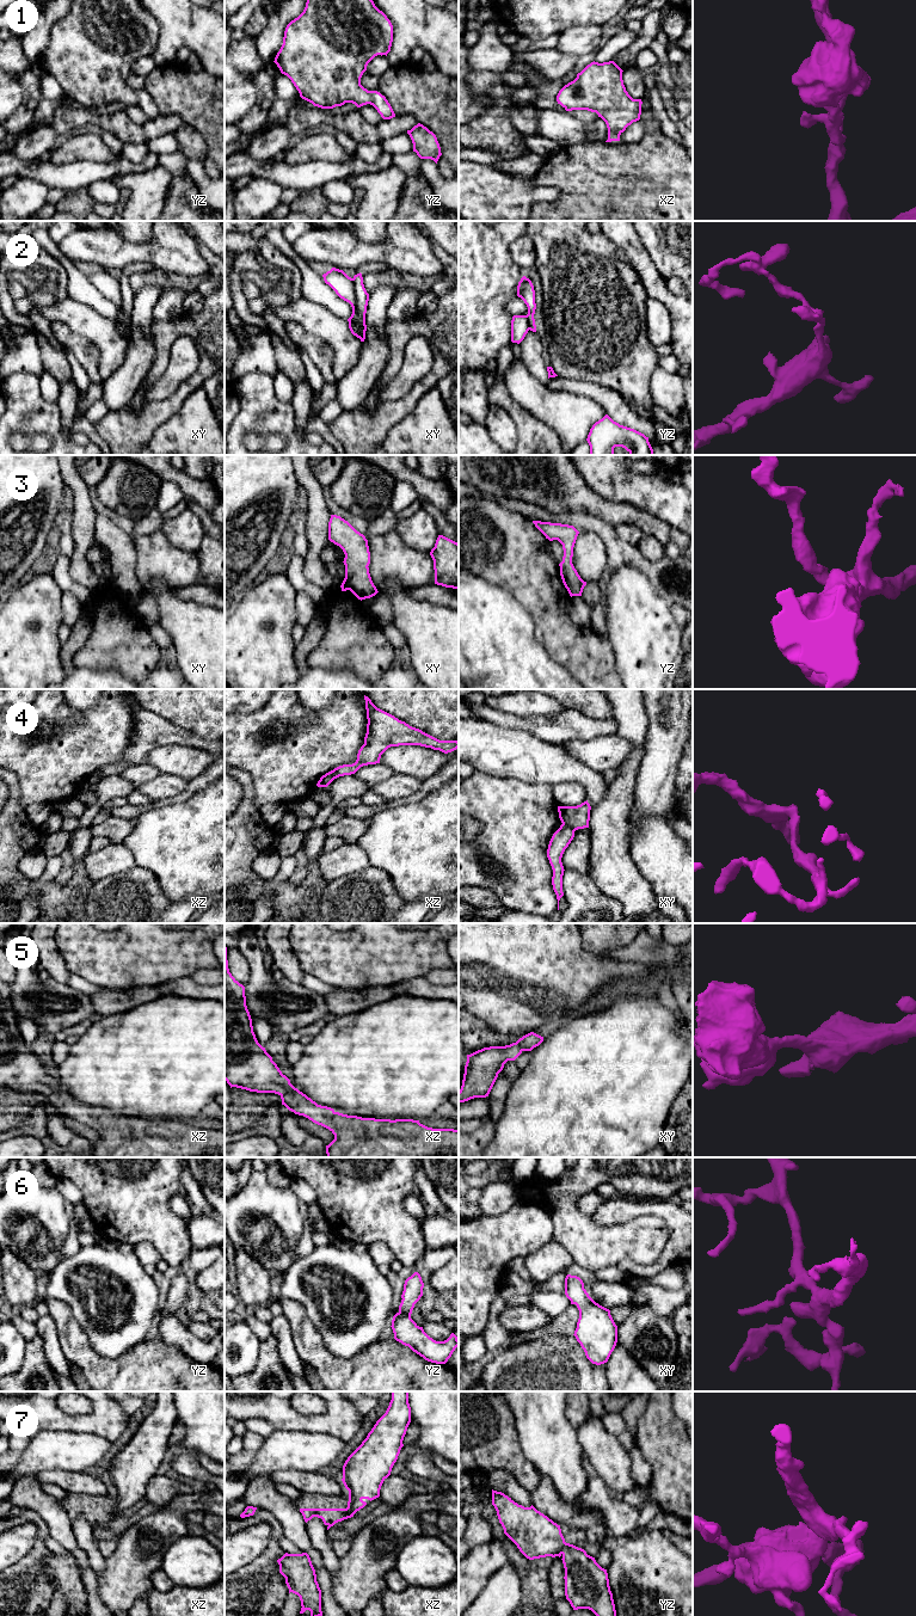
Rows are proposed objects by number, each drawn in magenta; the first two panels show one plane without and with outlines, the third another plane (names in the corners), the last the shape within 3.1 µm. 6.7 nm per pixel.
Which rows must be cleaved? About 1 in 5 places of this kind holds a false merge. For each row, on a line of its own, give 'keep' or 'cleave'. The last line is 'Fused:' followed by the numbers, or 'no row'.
1: keep
2: cleave
3: keep
4: cleave
5: keep
6: keep
7: keep
Fused: 2, 4

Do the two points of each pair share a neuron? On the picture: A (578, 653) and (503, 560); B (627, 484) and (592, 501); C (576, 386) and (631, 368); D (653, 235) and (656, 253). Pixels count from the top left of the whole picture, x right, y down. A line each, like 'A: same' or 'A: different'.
A: same
B: different
C: different
D: same

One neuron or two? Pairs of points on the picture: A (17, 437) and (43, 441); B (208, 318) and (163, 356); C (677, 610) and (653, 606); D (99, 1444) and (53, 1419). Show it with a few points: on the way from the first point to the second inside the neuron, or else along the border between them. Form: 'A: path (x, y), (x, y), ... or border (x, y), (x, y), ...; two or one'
A: path (23, 442), (37, 442); one
B: path (194, 325), (180, 326), (165, 342); one
C: border (669, 606), (680, 627); two
D: border (51, 1430), (91, 1432), (106, 1439); two

